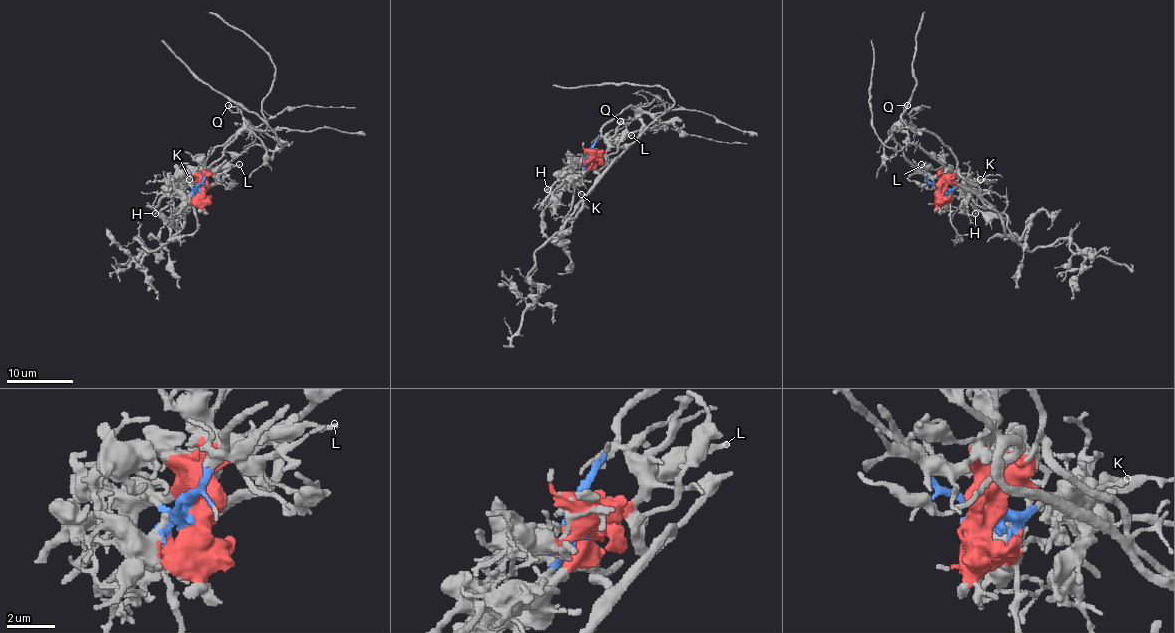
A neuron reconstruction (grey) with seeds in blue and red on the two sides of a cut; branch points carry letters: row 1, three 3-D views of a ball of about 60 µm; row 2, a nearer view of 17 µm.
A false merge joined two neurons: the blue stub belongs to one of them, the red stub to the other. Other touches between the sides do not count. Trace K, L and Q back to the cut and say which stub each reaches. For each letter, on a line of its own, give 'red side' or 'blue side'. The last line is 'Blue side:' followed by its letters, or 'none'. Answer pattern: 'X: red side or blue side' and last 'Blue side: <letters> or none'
K: red side
L: red side
Q: blue side
Blue side: Q

